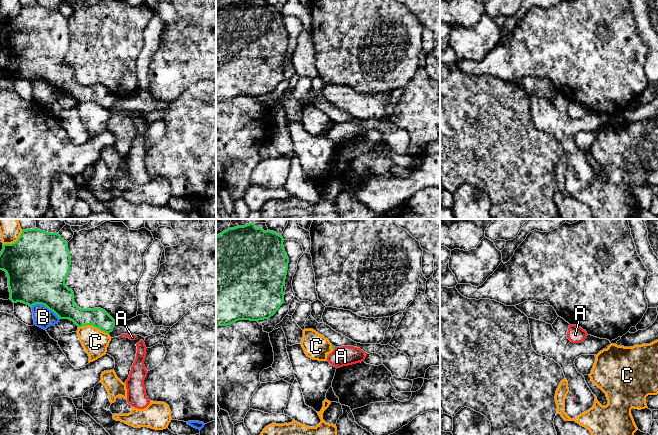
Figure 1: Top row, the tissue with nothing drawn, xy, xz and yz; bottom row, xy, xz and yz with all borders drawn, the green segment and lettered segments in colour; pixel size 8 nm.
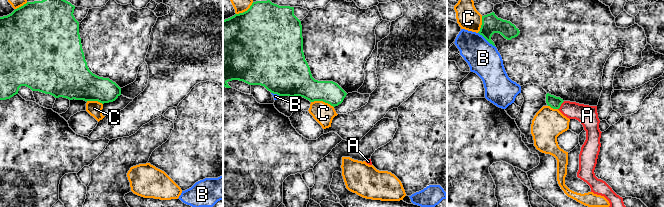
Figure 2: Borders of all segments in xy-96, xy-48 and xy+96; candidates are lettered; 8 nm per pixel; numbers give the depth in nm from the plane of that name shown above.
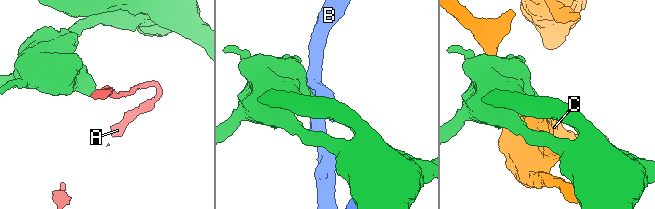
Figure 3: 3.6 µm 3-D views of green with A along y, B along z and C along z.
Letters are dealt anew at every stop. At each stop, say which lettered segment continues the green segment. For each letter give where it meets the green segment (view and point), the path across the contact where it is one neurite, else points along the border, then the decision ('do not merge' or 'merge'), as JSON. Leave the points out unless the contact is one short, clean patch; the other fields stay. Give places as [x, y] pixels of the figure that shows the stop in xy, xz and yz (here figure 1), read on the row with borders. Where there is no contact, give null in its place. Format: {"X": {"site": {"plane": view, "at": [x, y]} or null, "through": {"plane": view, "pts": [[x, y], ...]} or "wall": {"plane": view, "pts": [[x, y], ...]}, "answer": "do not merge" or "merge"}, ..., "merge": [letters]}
{"A": {"site": {"plane": "xz", "at": [328, 355]}, "wall": {"plane": "xz", "pts": [[329, 354], [327, 357]]}, "answer": "do not merge"}, "B": {"site": {"plane": "xy", "at": [46, 306]}, "answer": "do not merge"}, "C": {"site": {"plane": "xy", "at": [93, 325]}, "answer": "do not merge"}, "merge": []}

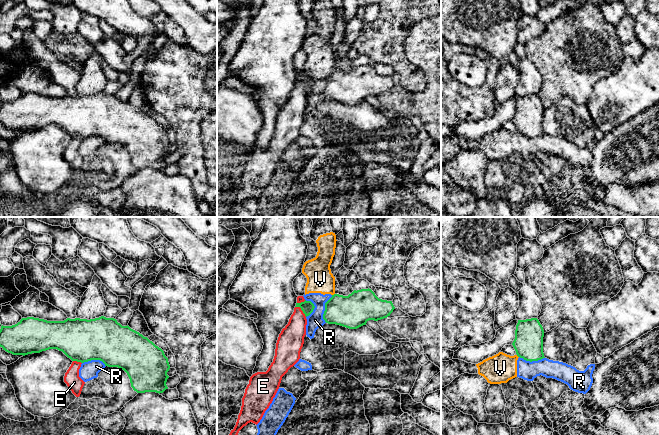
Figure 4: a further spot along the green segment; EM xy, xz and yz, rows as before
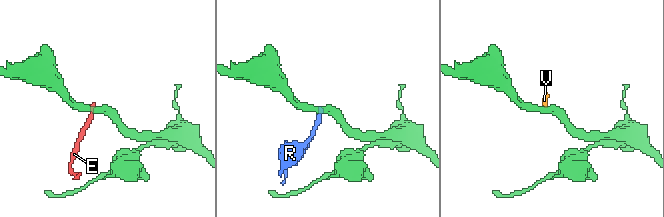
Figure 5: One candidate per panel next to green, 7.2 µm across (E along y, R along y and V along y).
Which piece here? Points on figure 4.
{"E": {"site": {"plane": "xz", "at": [301, 309]}, "wall": {"plane": "xz", "pts": [[295, 306], [298, 306], [306, 316]]}, "answer": "do not merge"}, "R": {"site": {"plane": "xz", "at": [325, 309]}, "wall": {"plane": "xz", "pts": [[332, 295], [325, 303], [323, 314], [325, 322]]}, "answer": "do not merge"}, "V": {"site": {"plane": "xz", "at": [334, 294]}, "wall": {"plane": "xz", "pts": [[334, 293], [332, 295]]}, "answer": "do not merge"}, "merge": []}

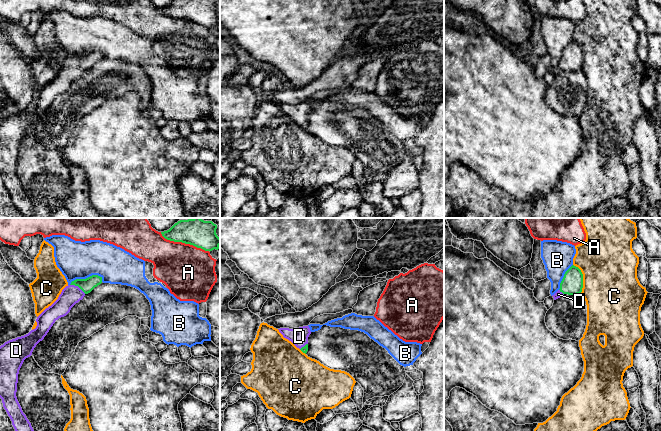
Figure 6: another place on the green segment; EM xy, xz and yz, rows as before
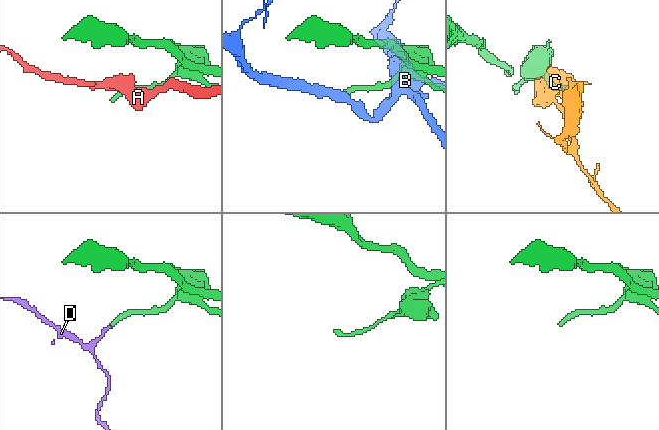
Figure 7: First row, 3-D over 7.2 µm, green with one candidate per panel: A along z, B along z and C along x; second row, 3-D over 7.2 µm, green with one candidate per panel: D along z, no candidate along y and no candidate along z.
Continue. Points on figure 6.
{"A": {"site": {"plane": "xy", "at": [184, 242]}, "answer": "do not merge"}, "B": {"site": {"plane": "xy", "at": [86, 278]}, "answer": "do not merge"}, "C": {"site": {"plane": "yz", "at": [582, 278]}, "answer": "do not merge"}, "D": {"site": {"plane": "xy", "at": [78, 286]}, "through": {"plane": "xy", "pts": [[86, 285], [78, 286], [71, 294]]}, "answer": "merge"}, "merge": ["D"]}

